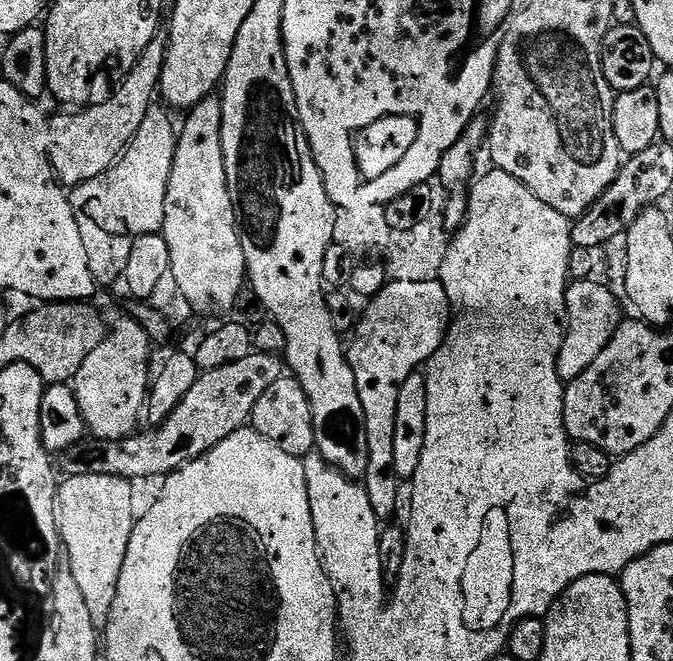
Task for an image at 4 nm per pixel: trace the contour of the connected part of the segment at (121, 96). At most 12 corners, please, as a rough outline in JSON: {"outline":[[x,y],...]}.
{"outline":[[157,38],[108,99],[51,117],[61,185],[109,172],[157,99]]}

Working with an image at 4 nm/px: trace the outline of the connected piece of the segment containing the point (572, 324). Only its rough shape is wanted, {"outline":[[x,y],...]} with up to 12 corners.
{"outline":[[572,280],[561,380],[578,379],[622,322],[621,297]]}

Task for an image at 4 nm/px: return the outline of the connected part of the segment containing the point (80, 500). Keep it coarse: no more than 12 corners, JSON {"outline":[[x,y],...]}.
{"outline":[[67,477],[56,525],[97,626],[138,519],[129,481]]}

